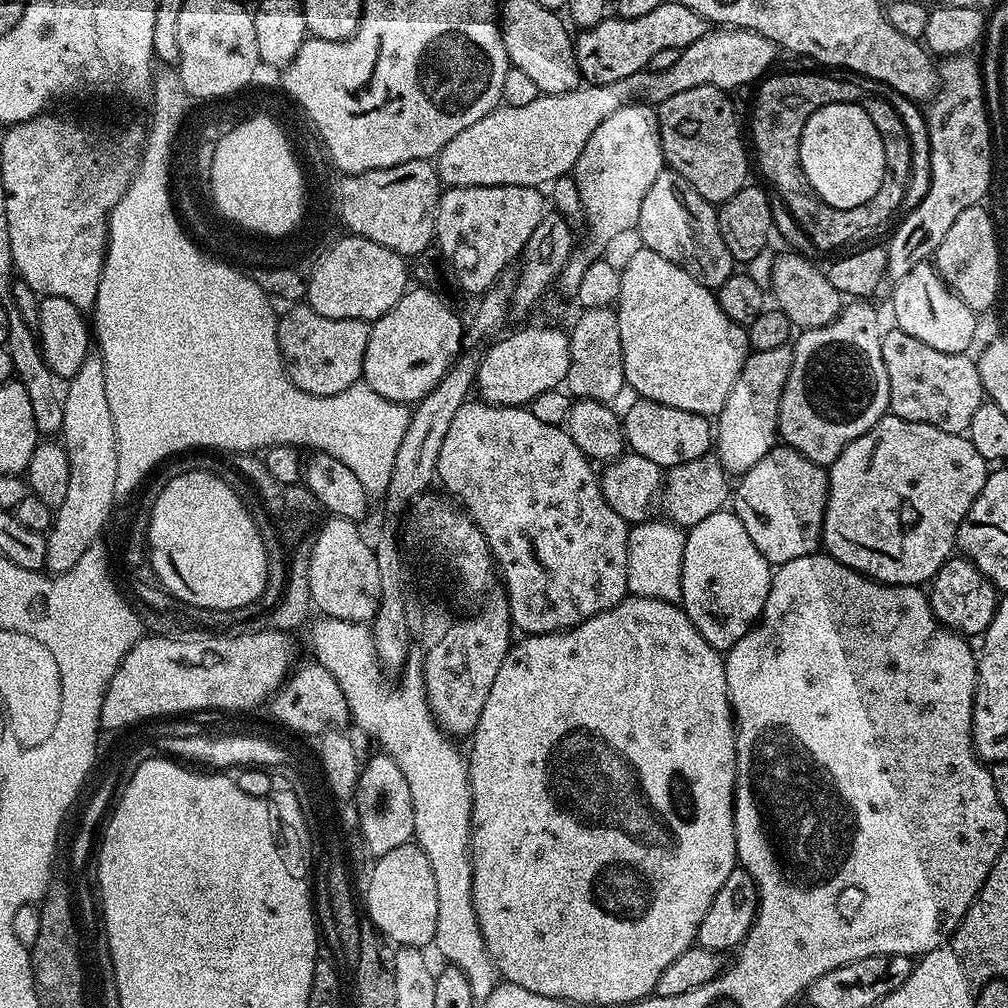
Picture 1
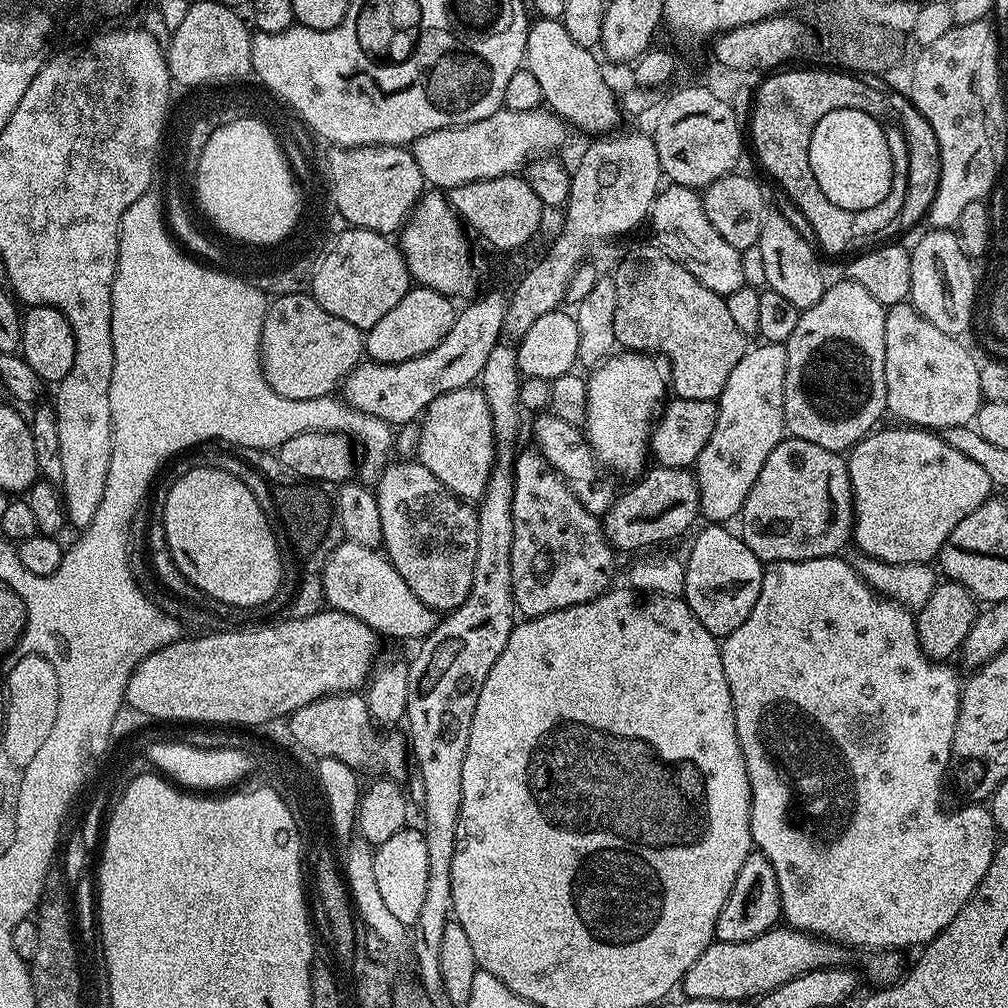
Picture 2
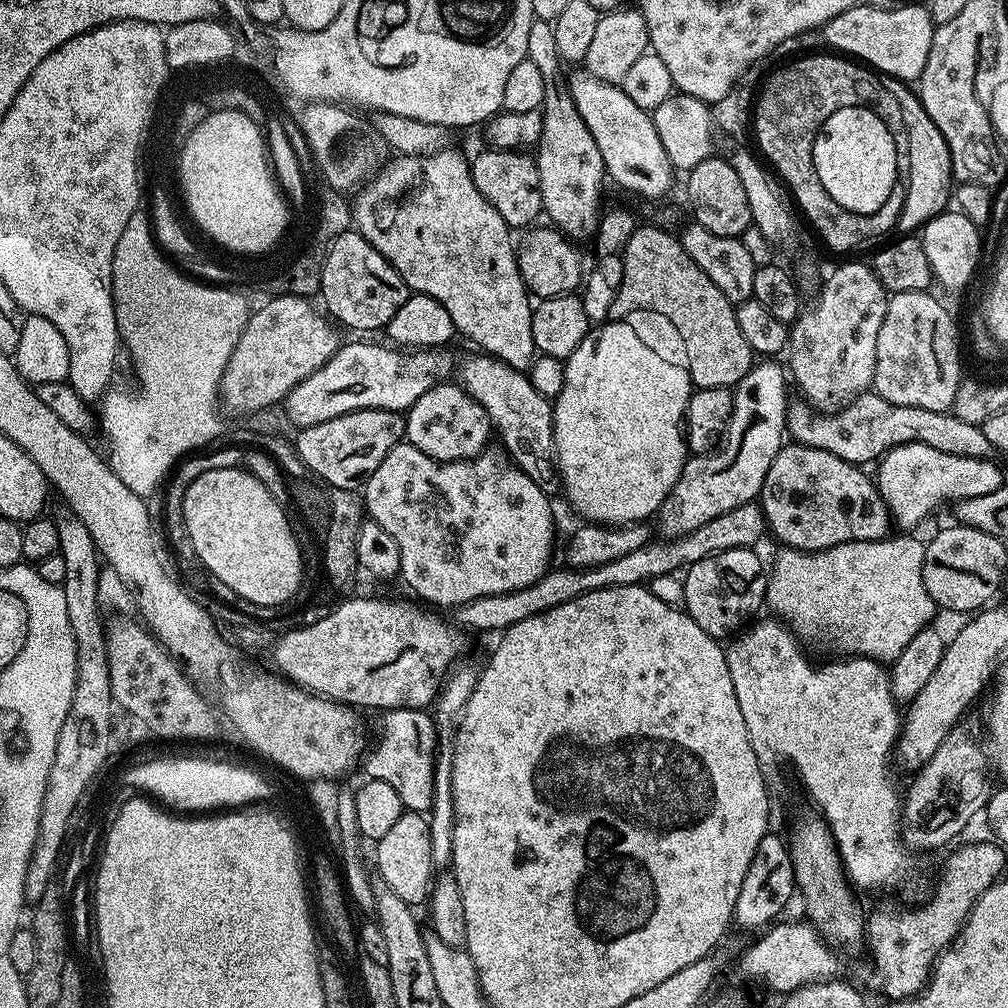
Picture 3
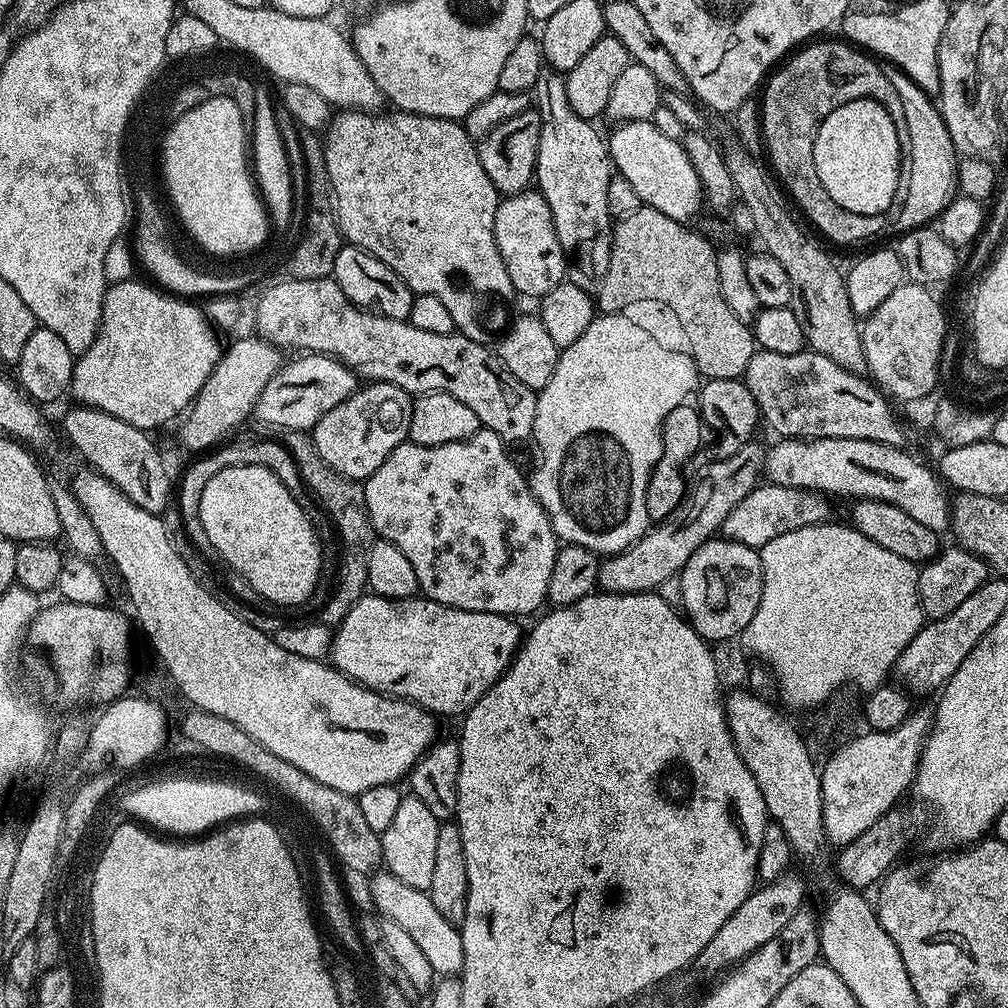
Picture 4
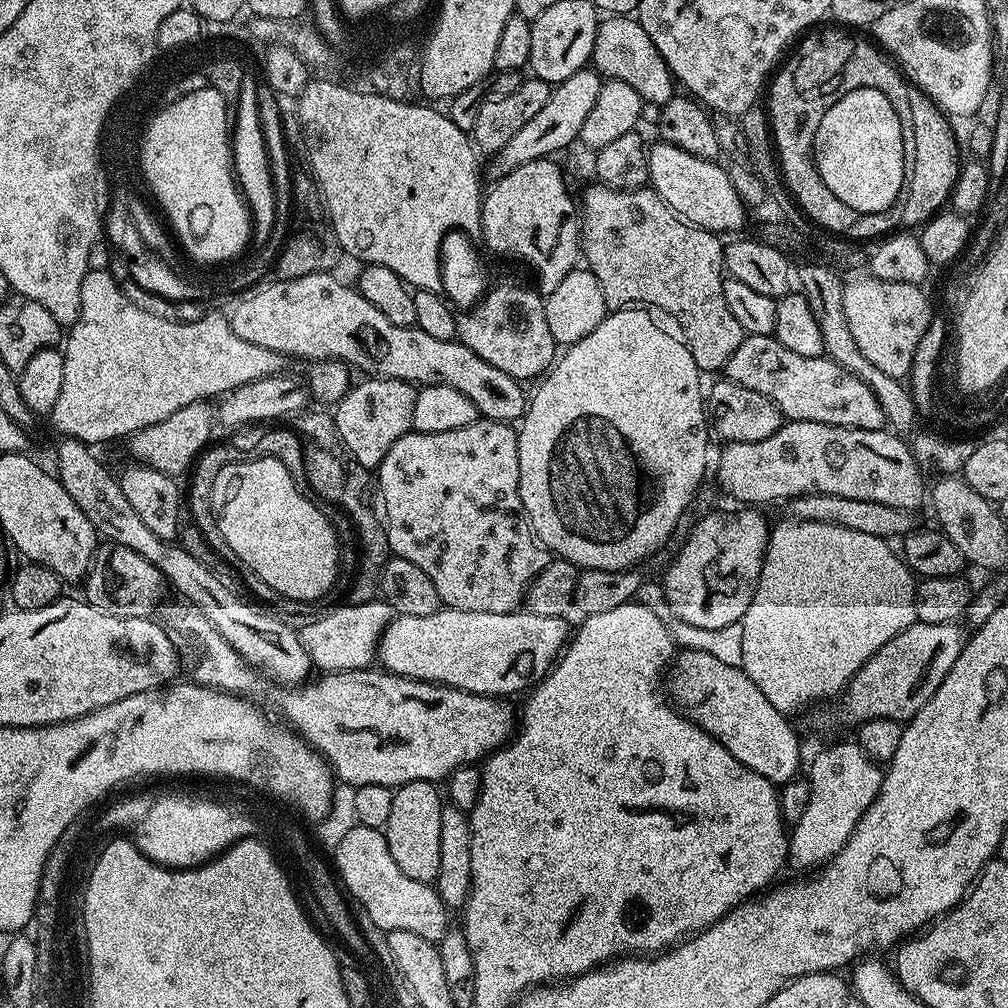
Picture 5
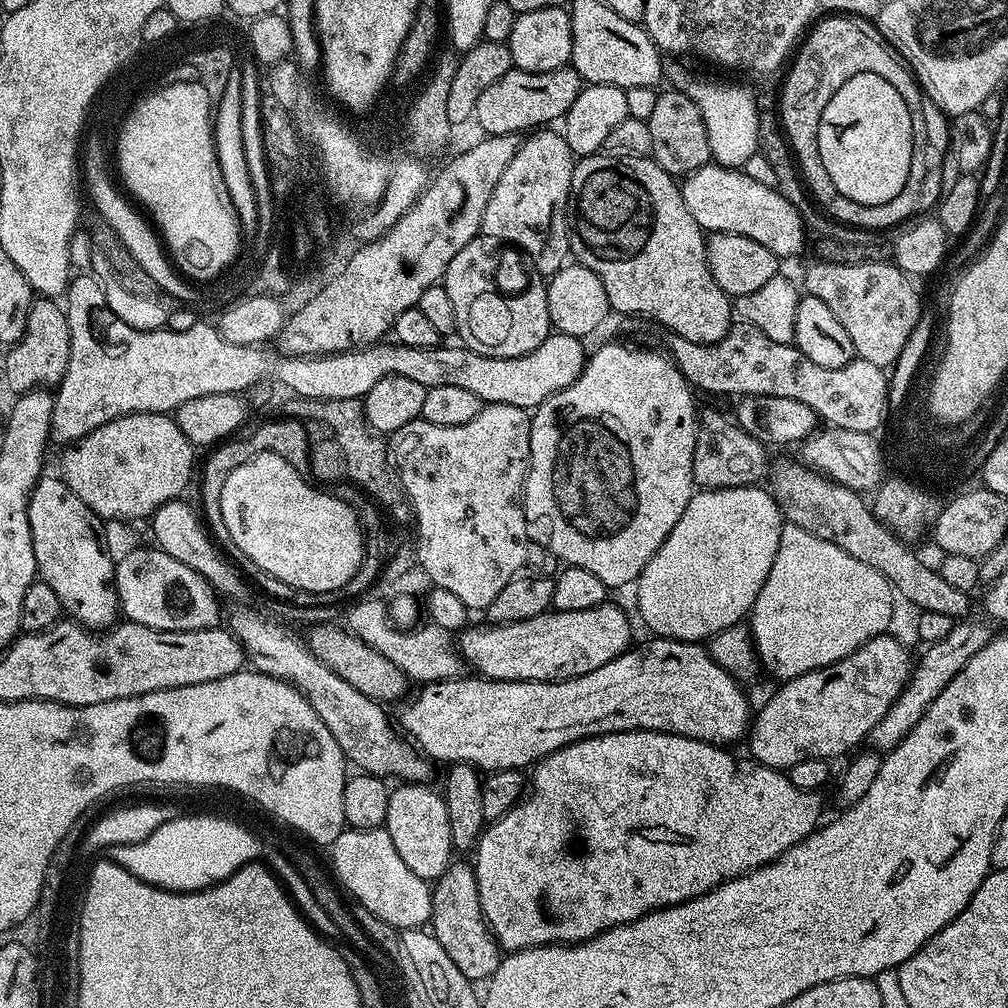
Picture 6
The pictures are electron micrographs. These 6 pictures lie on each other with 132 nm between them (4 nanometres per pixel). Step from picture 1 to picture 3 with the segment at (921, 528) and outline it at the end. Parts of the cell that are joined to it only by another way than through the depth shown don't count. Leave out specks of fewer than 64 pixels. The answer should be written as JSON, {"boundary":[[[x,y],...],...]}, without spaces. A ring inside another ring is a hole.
{"boundary":[[[903,444],[891,448],[885,456],[880,457],[874,483],[888,507],[888,514],[892,517],[895,527],[900,530],[912,530],[915,524],[920,524],[939,504],[947,500],[959,502],[978,498],[978,494],[990,494],[990,490],[998,490],[1005,483],[1006,476],[1000,473],[1000,468],[995,464],[995,459],[989,458],[962,458],[958,454],[942,454],[942,450],[934,450],[934,446],[925,444]]]}

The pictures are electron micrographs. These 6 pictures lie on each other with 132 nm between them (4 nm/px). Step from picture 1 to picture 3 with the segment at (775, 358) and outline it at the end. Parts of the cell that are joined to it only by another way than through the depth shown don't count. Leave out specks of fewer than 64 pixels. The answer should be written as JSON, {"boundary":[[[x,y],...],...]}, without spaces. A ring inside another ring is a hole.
{"boundary":[[[764,358],[736,383],[732,393],[732,417],[726,438],[718,447],[703,454],[692,454],[683,461],[683,468],[672,492],[658,513],[665,537],[685,536],[698,526],[706,526],[734,506],[753,503],[766,482],[766,470],[786,443],[786,415],[790,396],[784,393],[786,368],[783,363]]]}

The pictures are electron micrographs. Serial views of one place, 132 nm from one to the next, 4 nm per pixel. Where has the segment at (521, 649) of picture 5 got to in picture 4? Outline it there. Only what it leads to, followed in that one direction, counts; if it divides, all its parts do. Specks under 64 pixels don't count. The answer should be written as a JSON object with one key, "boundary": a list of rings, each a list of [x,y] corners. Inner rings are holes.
{"boundary":[[[366,594],[353,606],[350,614],[346,614],[343,622],[335,625],[330,663],[333,668],[337,668],[345,676],[356,681],[357,684],[364,685],[372,692],[381,692],[383,696],[391,696],[397,700],[408,700],[419,708],[424,708],[427,712],[431,712],[437,718],[443,718],[443,716],[460,718],[472,705],[478,703],[492,689],[494,682],[499,680],[507,672],[509,666],[512,665],[512,659],[516,657],[516,652],[520,649],[522,643],[522,628],[520,632],[520,628],[516,624],[519,623],[515,619],[506,616],[490,614],[489,612],[471,612],[461,608],[448,608],[444,604],[439,604],[427,598],[391,600],[390,598]]]}

